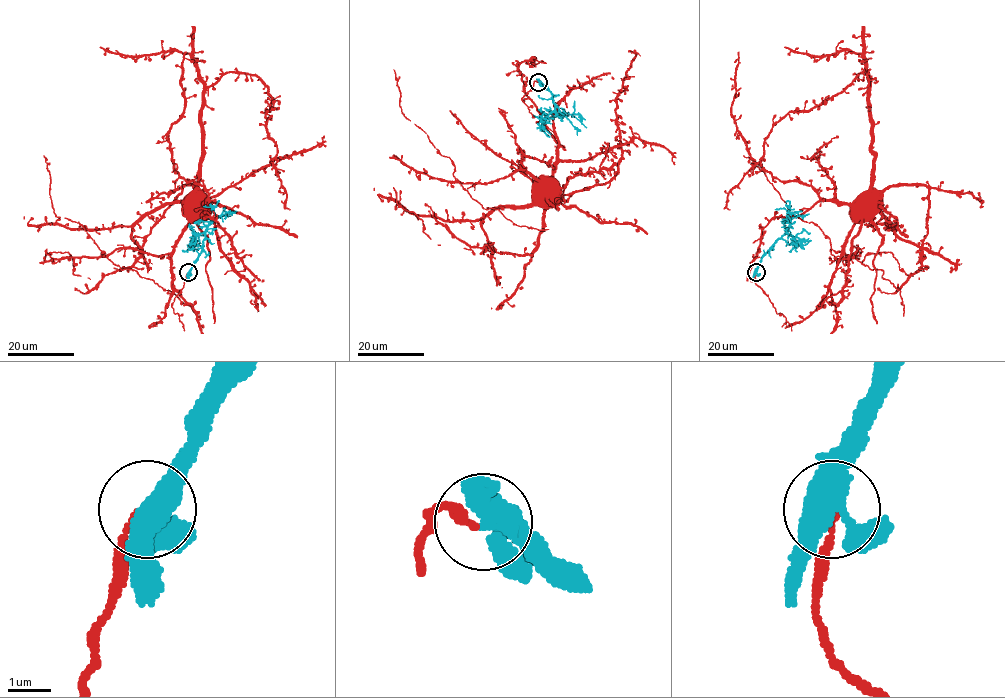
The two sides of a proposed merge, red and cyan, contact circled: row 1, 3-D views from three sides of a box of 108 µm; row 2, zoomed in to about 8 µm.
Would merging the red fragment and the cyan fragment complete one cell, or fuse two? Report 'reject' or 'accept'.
reject

